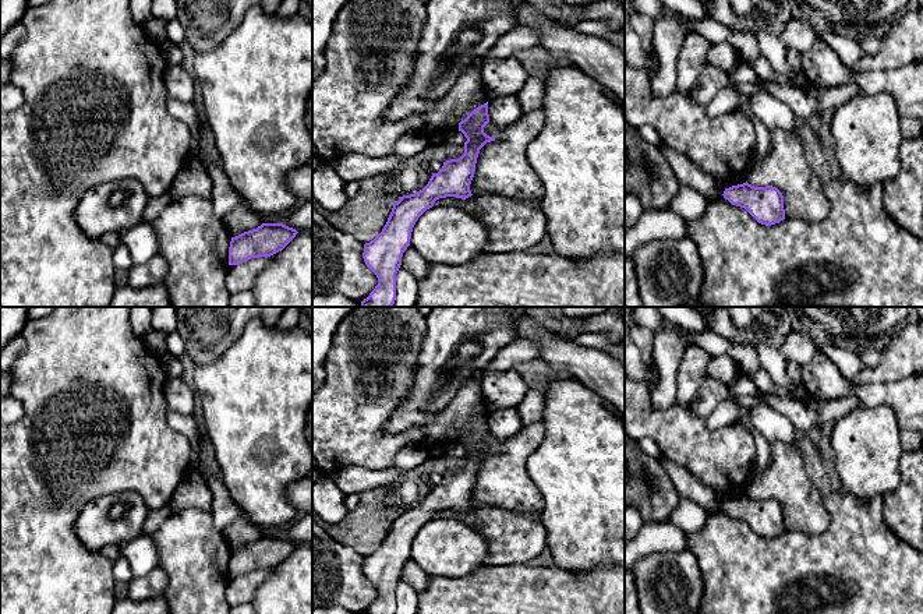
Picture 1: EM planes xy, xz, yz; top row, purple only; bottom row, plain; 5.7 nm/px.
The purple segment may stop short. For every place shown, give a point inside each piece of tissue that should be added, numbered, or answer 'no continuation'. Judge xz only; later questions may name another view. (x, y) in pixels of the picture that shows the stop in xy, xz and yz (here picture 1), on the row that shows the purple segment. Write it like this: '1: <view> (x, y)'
no continuation

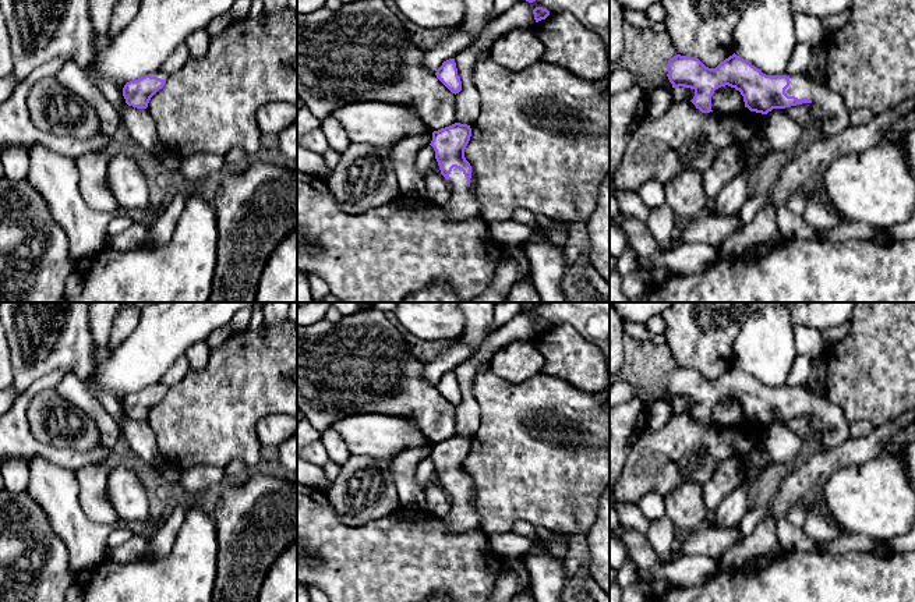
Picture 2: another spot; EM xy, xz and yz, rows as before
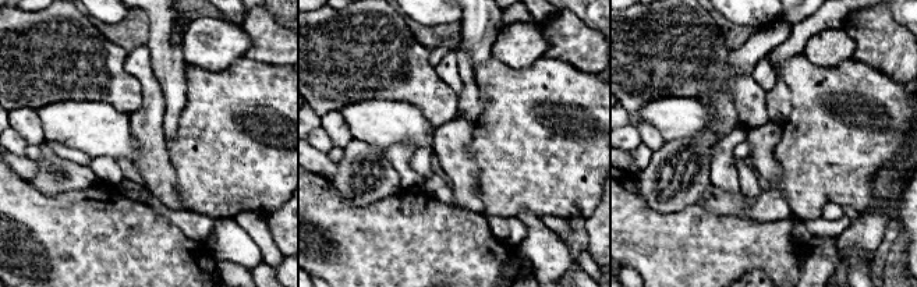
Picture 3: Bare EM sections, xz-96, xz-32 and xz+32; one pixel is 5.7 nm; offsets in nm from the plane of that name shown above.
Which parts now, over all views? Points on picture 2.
1: xz (462, 205)

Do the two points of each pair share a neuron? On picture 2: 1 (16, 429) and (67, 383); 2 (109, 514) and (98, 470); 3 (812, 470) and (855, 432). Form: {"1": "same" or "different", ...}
{"1": "different", "2": "same", "3": "different"}

